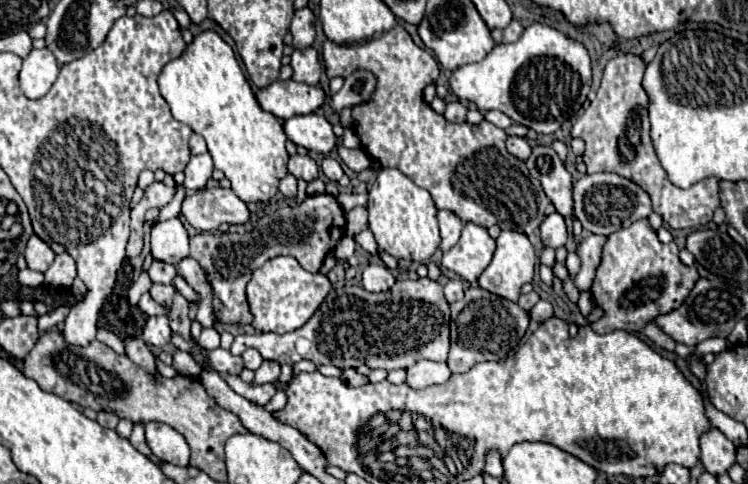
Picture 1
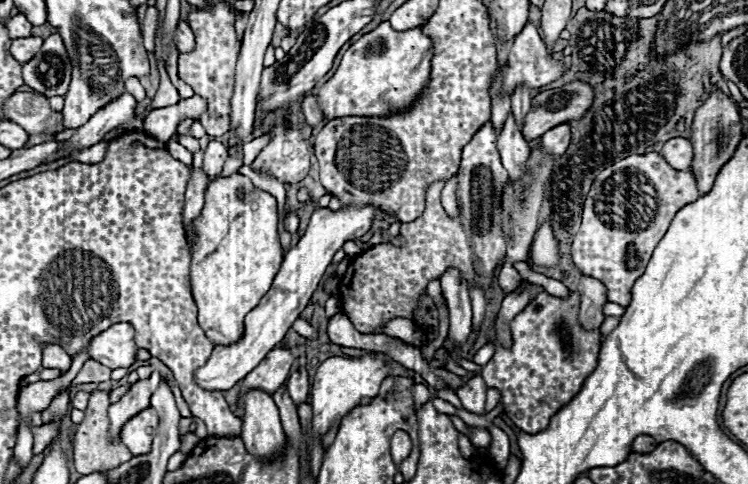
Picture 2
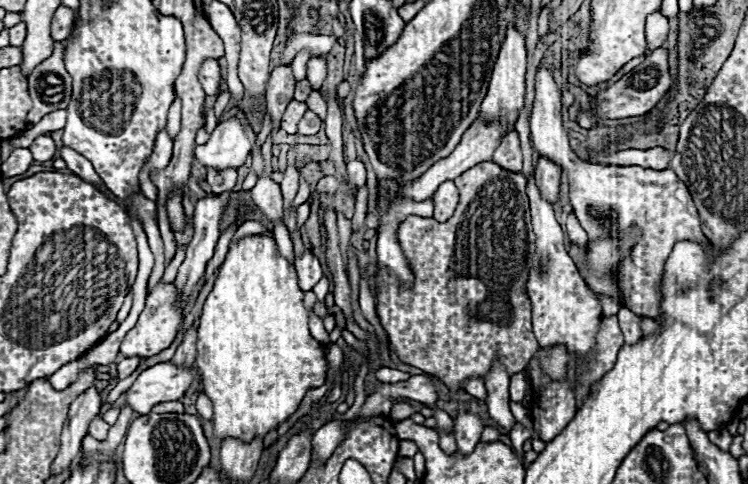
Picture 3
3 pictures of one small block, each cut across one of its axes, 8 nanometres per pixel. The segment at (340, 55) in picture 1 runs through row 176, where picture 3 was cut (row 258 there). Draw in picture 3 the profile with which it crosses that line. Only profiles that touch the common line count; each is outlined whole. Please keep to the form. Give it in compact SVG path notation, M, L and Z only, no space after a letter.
M484 162L460 174L454 182L460 190L460 202L448 222L440 224L434 218L410 216L400 224L398 240L410 260L414 286L412 290L404 290L396 284L390 272L380 270L376 274L376 312L390 338L392 352L398 354L402 362L440 378L440 382L454 392L464 392L462 382L466 378L486 378L496 358L504 360L504 370L508 376L514 376L522 372L536 354L538 342L532 334L530 322L532 304L526 294L528 262L536 248L530 224L532 218L526 196L526 178L522 174L504 172L500 166Z

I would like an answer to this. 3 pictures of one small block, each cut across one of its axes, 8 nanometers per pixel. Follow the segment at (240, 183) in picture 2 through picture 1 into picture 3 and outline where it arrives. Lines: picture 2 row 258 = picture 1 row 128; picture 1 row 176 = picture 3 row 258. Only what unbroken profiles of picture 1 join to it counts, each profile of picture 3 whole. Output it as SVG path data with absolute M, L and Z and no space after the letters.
M258 234L246 236L238 244L230 246L230 252L228 252L228 256L226 256L226 260L224 260L224 264L220 268L220 274L216 278L214 290L206 298L206 304L204 304L204 310L202 310L202 316L200 316L198 340L196 340L196 362L194 362L196 368L200 370L200 376L202 376L202 392L214 404L214 420L212 422L214 422L214 434L220 440L224 440L224 438L238 438L242 442L252 442L256 438L262 440L268 432L278 430L300 408L300 402L304 400L304 396L306 396L306 392L310 388L318 388L318 386L324 384L324 378L326 378L324 348L308 332L308 312L306 312L302 300L304 300L304 292L298 286L296 270L278 254L278 248L276 248L276 244L274 244L274 240L270 236L258 236Z

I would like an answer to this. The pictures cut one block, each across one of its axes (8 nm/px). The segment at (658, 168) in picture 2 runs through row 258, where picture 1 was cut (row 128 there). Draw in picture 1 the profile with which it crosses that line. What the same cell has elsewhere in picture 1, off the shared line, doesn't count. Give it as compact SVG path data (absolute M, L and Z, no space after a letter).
M620 54L612 58L602 76L602 84L598 88L596 100L586 108L582 118L574 124L572 136L582 138L586 142L584 162L588 174L594 172L614 172L622 178L632 180L652 198L652 210L662 216L662 220L674 228L698 228L712 220L714 210L720 206L718 196L718 180L706 178L688 190L674 186L668 178L664 168L660 166L656 152L650 140L650 122L648 122L648 96L642 88L646 64L640 56L634 54Z

